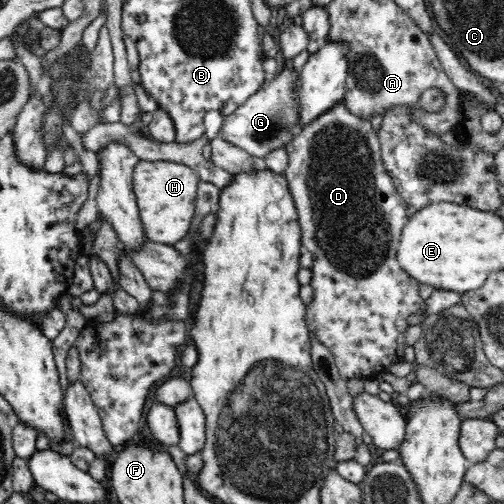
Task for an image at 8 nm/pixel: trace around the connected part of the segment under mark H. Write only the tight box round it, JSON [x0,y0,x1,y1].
[132,160,198,246]

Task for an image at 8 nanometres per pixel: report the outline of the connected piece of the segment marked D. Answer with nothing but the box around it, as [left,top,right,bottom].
[283,102,424,380]

